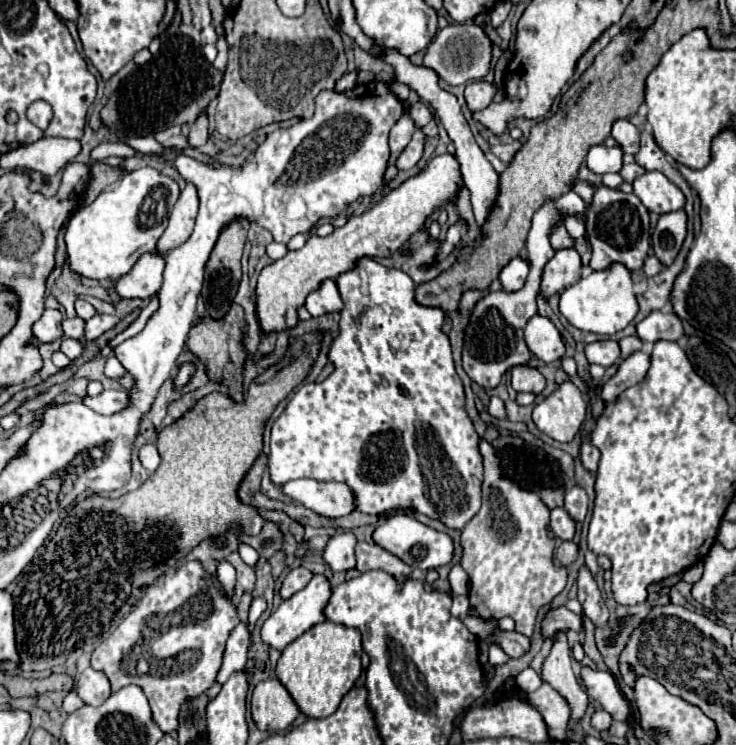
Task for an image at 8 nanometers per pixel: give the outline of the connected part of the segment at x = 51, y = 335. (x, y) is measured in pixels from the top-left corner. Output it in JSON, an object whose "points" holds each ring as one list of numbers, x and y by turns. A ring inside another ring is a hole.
{"points":[[46,308,42,318,32,326,32,334,34,334,36,342,46,344,56,338,62,338,64,336,62,320,64,320,64,314,58,308]]}

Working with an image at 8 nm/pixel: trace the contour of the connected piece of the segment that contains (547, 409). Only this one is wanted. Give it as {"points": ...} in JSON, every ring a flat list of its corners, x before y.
{"points":[[568,380,534,406,534,424,558,442,570,442,586,418,586,400]]}

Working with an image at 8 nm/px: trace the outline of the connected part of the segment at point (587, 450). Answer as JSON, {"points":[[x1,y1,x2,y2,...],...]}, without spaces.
{"points":[[584,442,582,448,580,448,580,460,582,460,586,470,596,472,598,470,598,462,600,462,600,450,596,450,596,446,592,446,590,442]]}

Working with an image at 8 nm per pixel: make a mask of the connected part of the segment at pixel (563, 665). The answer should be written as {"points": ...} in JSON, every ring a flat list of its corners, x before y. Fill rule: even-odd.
{"points":[[558,630,552,640,554,640,554,646,552,646,550,656,544,660,542,678,568,700,572,708,572,720,580,720,586,710,588,698,584,690,580,688,576,674,572,670,566,630]]}

